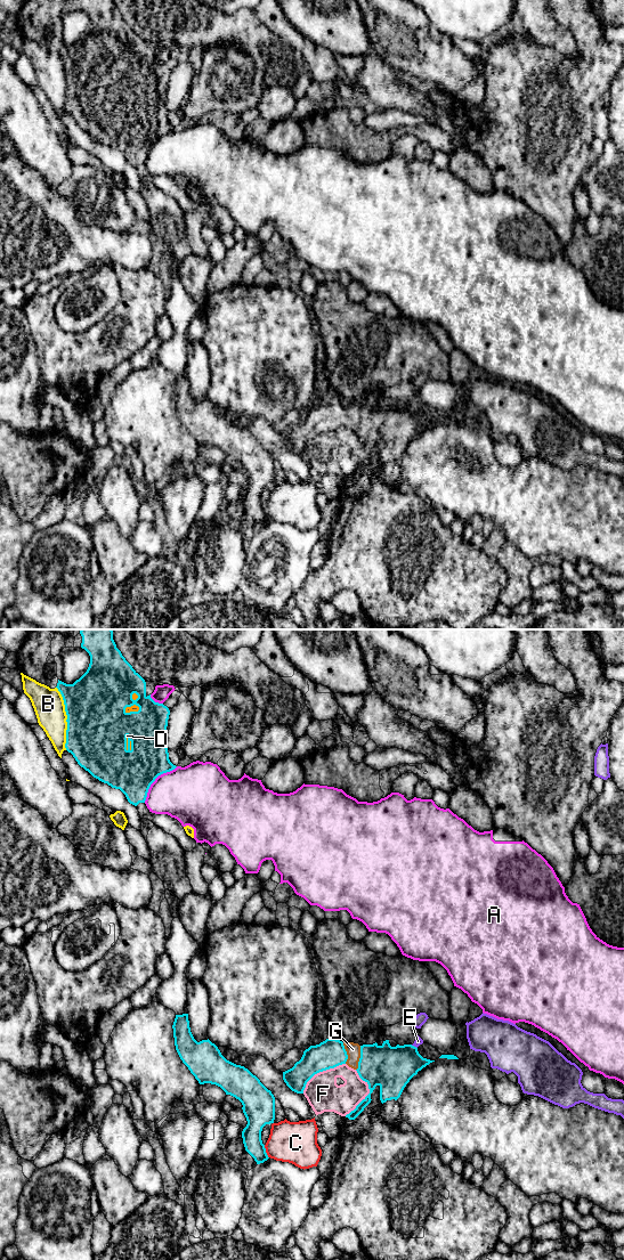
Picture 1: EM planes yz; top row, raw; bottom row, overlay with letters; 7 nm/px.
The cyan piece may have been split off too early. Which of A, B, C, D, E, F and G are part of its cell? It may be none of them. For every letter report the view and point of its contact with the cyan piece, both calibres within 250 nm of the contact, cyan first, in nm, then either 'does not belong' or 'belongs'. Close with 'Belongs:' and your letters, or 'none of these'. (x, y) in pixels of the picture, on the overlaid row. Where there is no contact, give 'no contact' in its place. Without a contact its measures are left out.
A: yz (154, 780) | 300/380 nm | does not belong
B: yz (67, 718) | 440/220 nm | does not belong
C: yz (265, 1152) | 150/300 nm | does not belong
D: yz (128, 742) | 440/20 nm | belongs
E: yz (413, 1046) | 300/50 nm | does not belong
F: yz (369, 1094) | 300/200 nm | does not belong
G: yz (359, 1058) | 300/100 nm | belongs
Belongs: D, G

